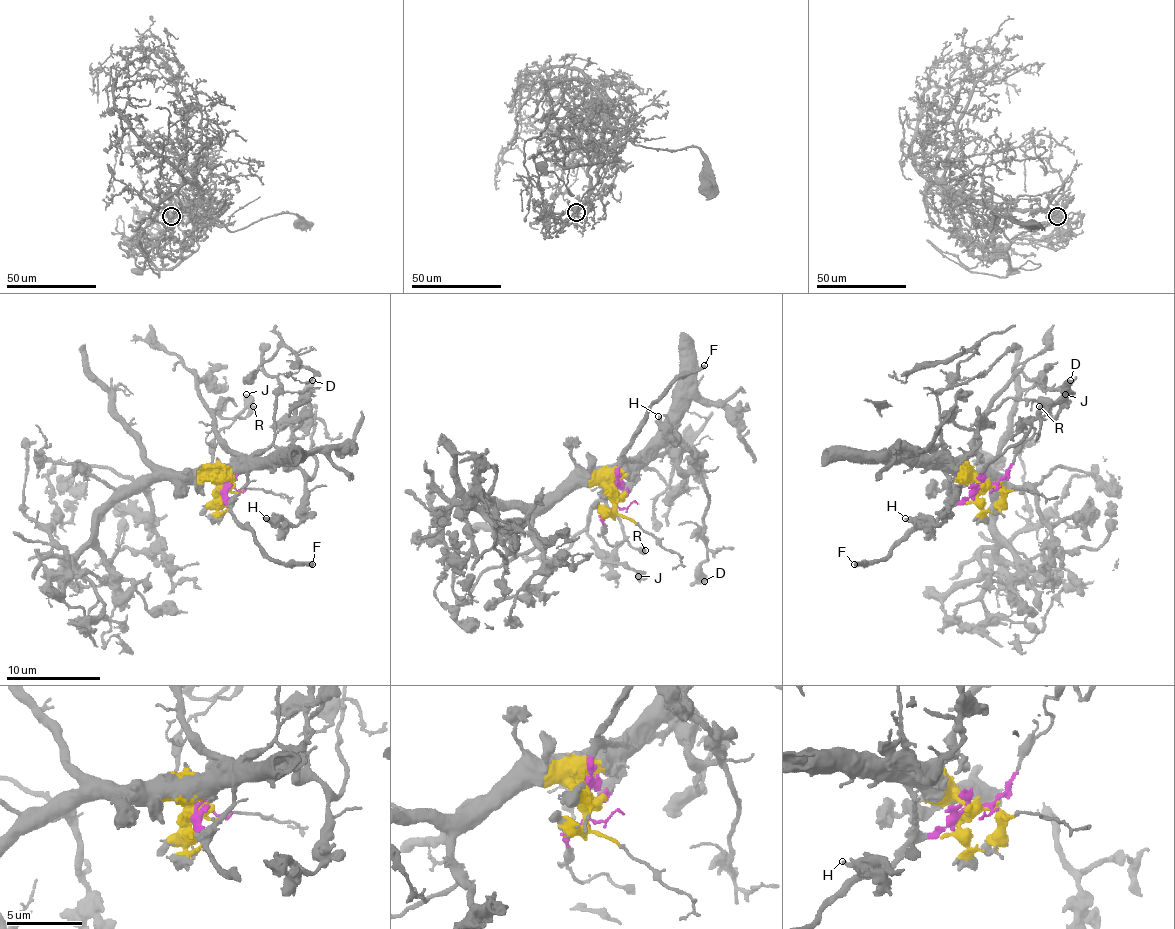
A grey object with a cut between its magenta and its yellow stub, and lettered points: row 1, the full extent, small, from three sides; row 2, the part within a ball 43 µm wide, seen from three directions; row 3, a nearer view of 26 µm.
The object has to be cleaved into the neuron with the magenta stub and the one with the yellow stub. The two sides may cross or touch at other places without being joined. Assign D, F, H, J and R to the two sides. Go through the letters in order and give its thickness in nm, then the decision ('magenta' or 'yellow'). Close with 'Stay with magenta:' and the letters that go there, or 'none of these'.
D: 600 nm thick; yellow
F: 340 nm thick; magenta
H: 240 nm thick; yellow
J: 650 nm thick; yellow
R: 480 nm thick; magenta
Stay with magenta: F, R

